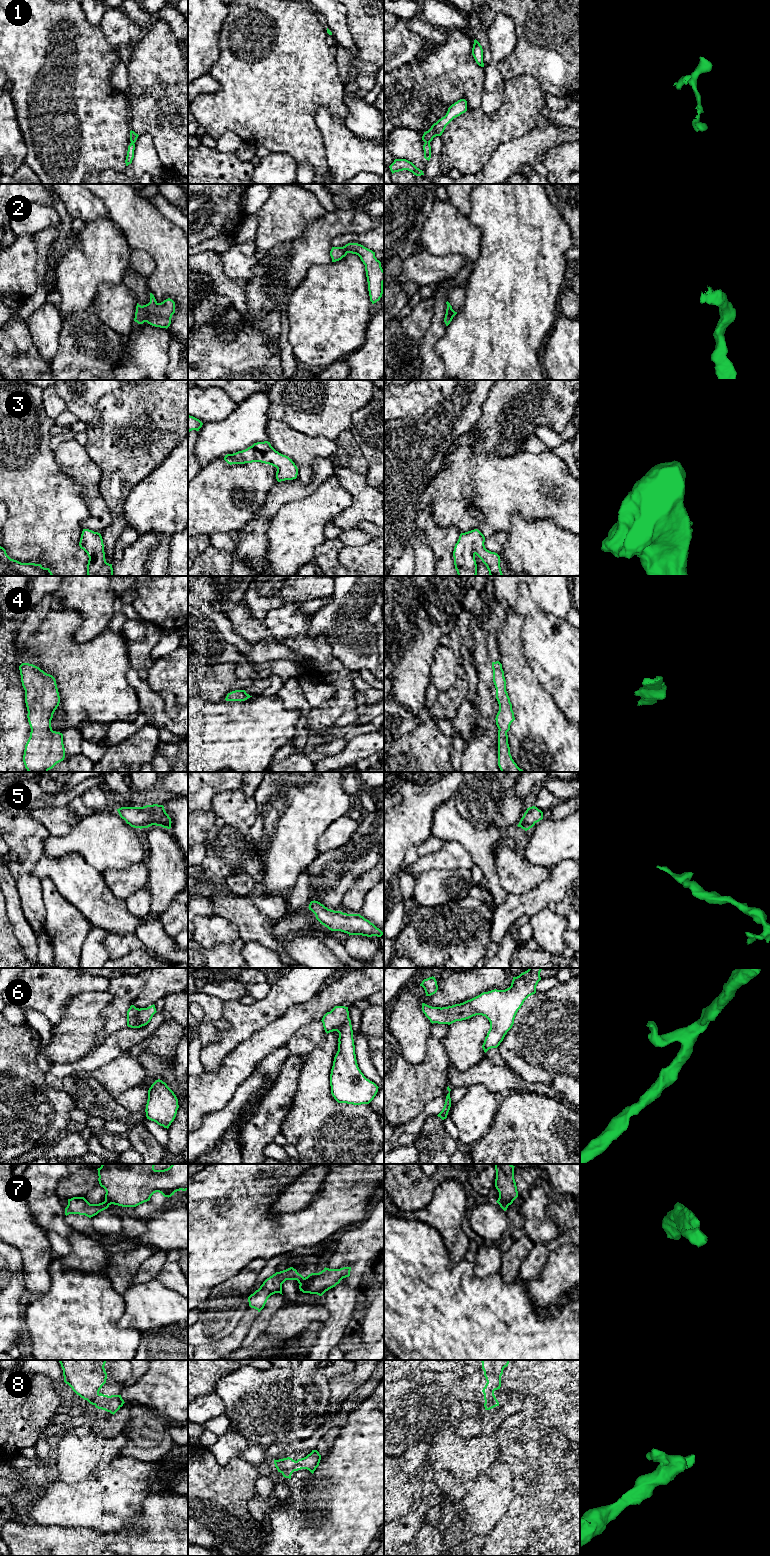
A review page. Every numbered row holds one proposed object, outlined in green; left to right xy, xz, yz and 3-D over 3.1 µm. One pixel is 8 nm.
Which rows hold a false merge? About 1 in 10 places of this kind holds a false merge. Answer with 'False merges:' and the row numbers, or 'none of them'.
False merges: 7

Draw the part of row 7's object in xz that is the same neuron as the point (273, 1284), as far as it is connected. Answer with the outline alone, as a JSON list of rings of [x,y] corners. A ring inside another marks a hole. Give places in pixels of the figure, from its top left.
[[[293,1267],[276,1272],[267,1278],[258,1290],[248,1297],[249,1306],[260,1312],[271,1295],[275,1293],[282,1294],[282,1284],[286,1280],[297,1280],[301,1284],[303,1279],[304,1277]]]

